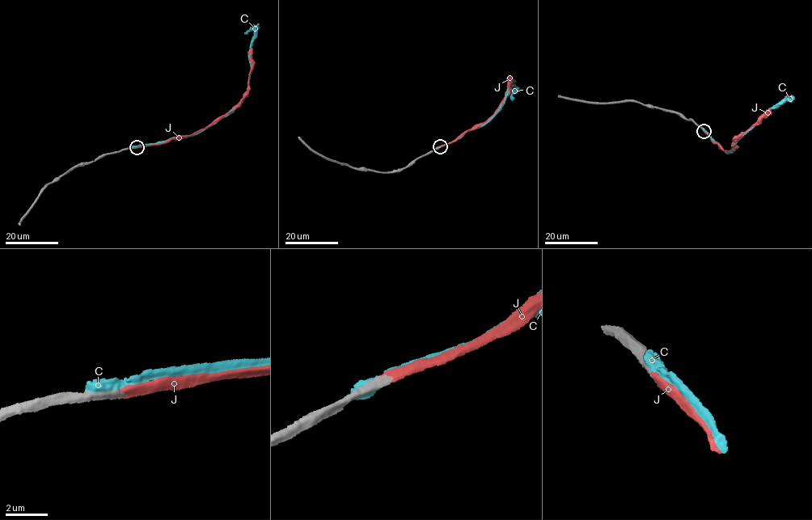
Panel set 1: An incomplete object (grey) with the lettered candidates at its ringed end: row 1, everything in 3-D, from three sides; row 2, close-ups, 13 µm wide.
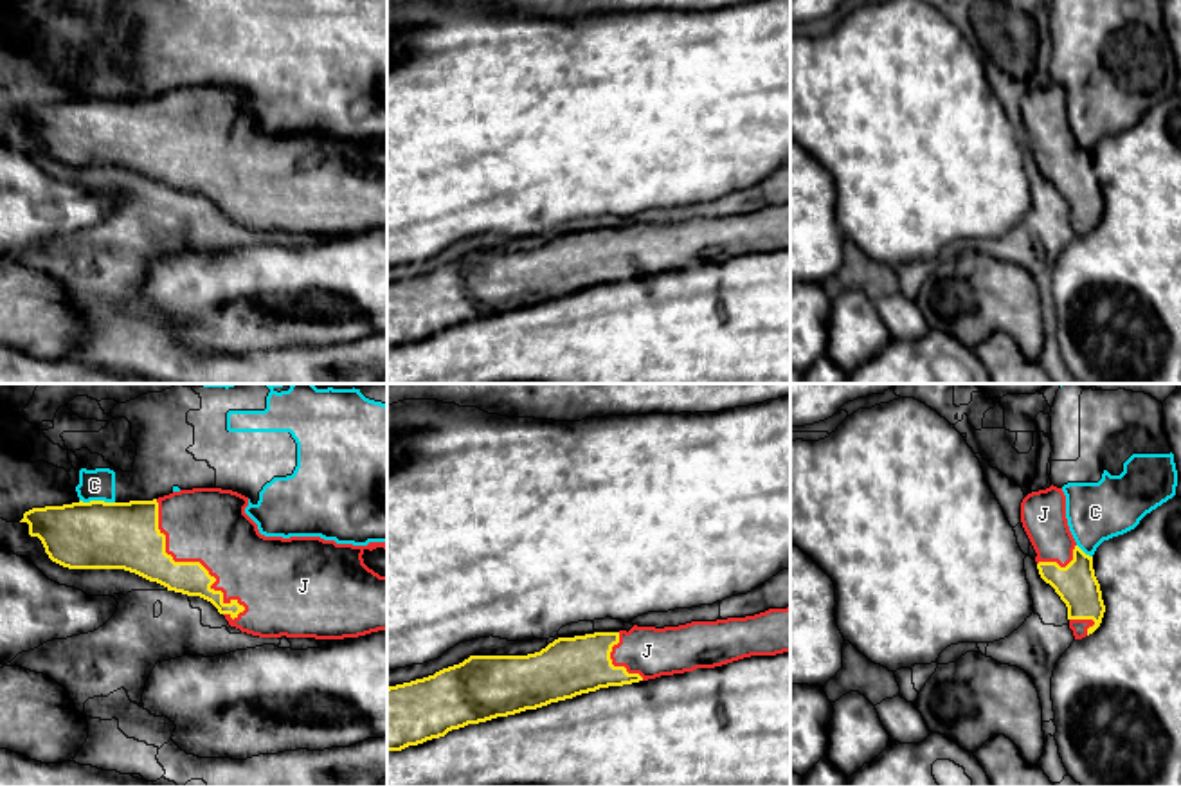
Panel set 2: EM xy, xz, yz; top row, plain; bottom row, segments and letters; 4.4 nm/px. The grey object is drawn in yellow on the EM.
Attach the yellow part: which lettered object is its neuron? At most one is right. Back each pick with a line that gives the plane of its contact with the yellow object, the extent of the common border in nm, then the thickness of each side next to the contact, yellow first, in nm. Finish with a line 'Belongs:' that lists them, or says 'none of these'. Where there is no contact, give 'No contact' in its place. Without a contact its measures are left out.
J: Touches yellow in xy. Shared border 650 nm. Thickness 220 nm (yellow) against 340 nm
Belongs: J

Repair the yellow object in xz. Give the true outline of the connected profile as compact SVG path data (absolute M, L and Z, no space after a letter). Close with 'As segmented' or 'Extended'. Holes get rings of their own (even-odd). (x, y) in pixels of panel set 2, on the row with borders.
M790 607L679 627L637 627L558 638L527 656L470 656L434 675L387 688L387 753L401 751L452 729L536 710L609 686L715 668L751 656L790 652Z. Extended

